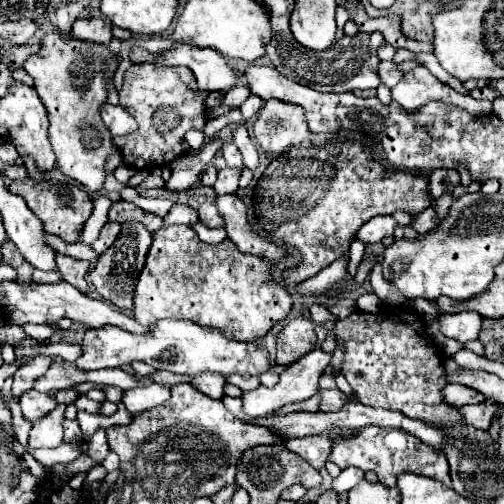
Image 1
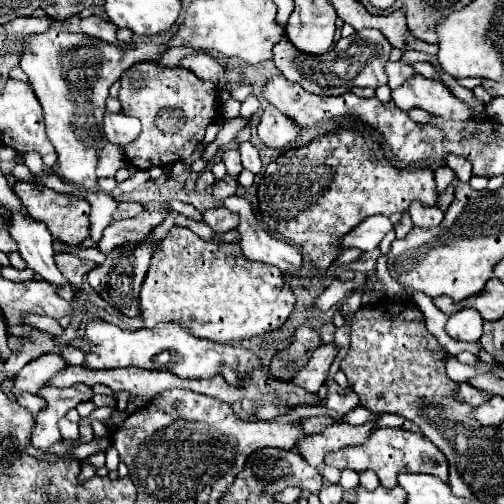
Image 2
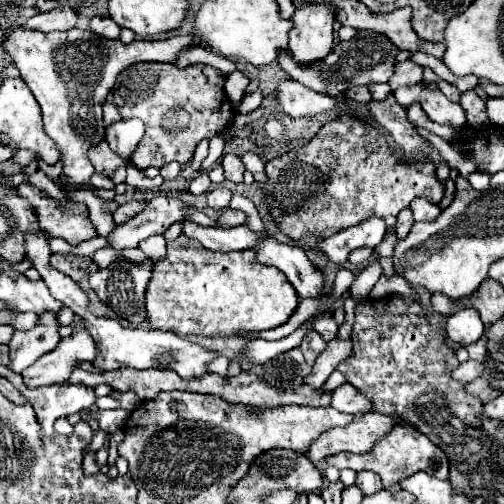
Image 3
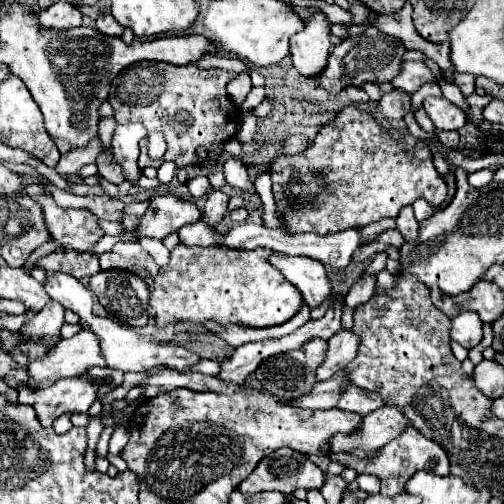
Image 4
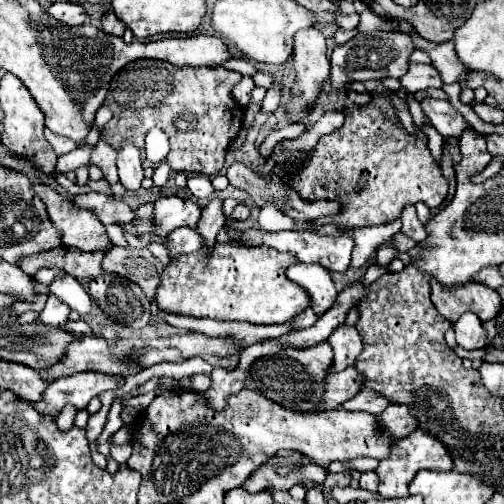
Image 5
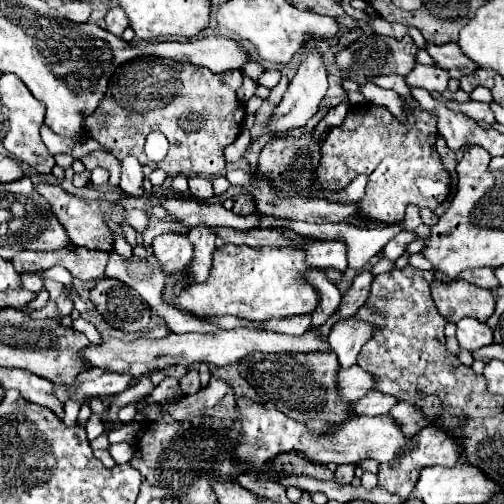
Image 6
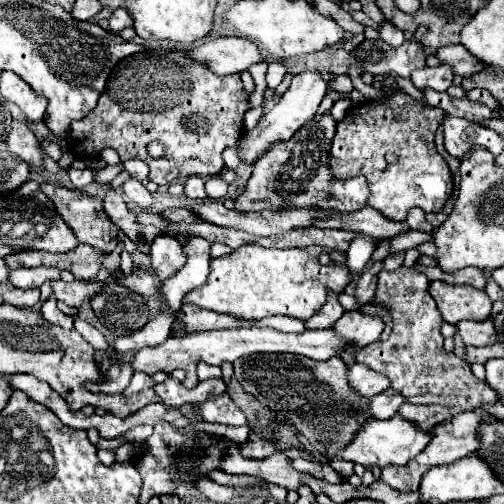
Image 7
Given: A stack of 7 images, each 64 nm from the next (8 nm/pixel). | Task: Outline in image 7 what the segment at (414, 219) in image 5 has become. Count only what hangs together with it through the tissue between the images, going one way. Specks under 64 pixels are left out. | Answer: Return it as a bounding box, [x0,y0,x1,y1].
[406,208,432,232]

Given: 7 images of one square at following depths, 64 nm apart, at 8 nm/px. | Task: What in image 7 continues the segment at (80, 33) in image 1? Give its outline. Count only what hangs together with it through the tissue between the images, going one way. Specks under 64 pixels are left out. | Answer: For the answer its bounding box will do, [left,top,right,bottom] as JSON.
[108,8,132,34]

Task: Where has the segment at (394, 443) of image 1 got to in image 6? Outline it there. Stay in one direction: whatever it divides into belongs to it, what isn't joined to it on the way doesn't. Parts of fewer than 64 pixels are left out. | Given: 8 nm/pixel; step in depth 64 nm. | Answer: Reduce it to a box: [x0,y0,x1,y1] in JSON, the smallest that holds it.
[378,426,460,500]

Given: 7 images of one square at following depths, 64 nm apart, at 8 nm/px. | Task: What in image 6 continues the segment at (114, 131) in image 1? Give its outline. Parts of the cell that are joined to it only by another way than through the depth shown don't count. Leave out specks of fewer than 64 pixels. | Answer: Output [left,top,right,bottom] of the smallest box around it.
[120,156,144,196]

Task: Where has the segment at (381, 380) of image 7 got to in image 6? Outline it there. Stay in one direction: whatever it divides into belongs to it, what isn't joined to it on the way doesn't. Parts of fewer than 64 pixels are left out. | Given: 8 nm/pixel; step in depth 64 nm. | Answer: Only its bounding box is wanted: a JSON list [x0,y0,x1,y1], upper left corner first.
[338,366,374,400]

